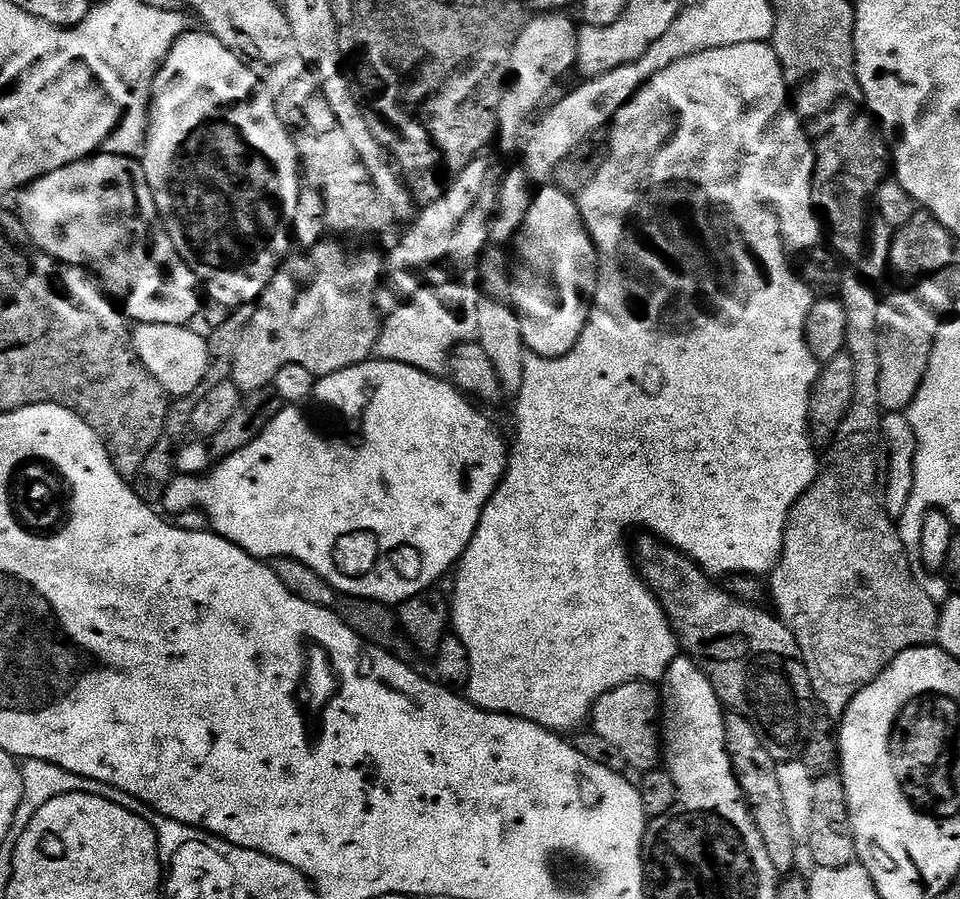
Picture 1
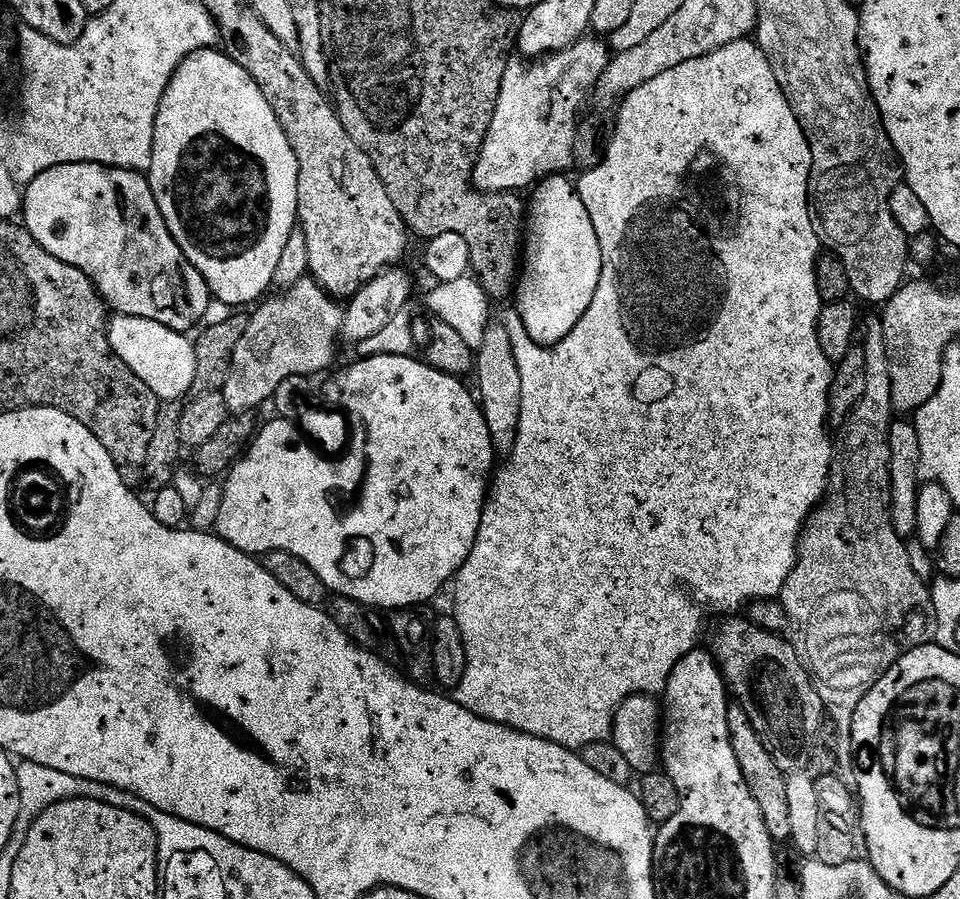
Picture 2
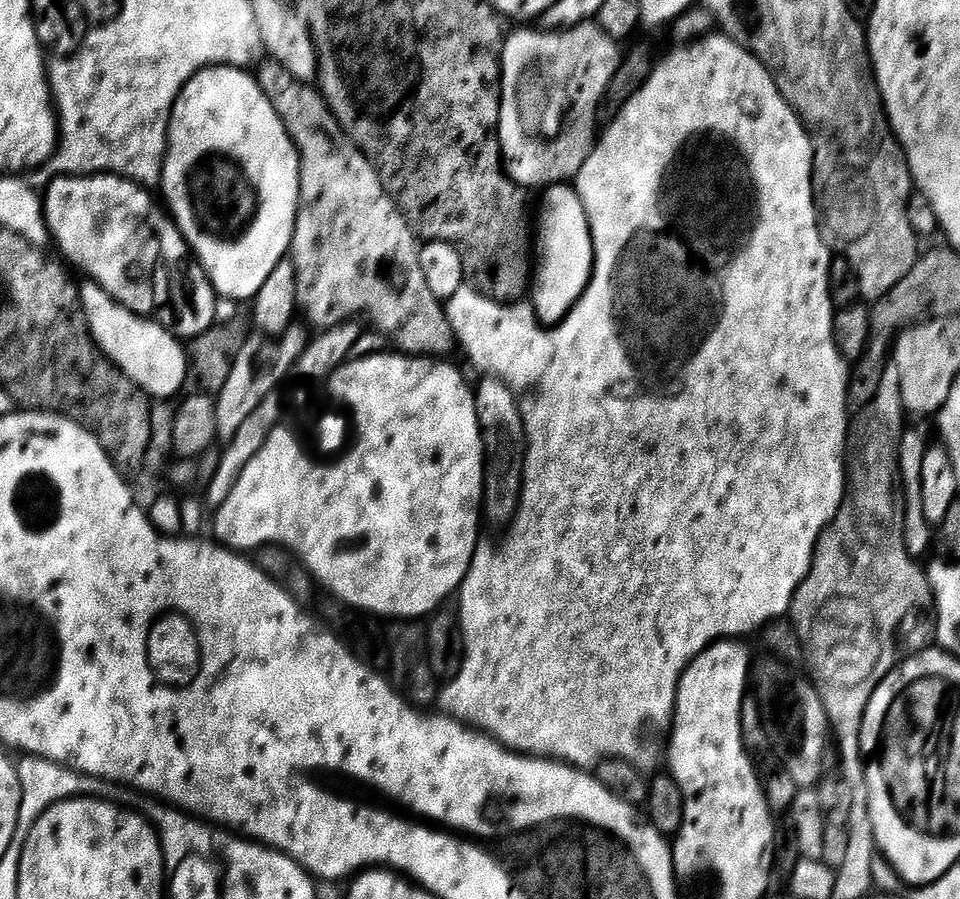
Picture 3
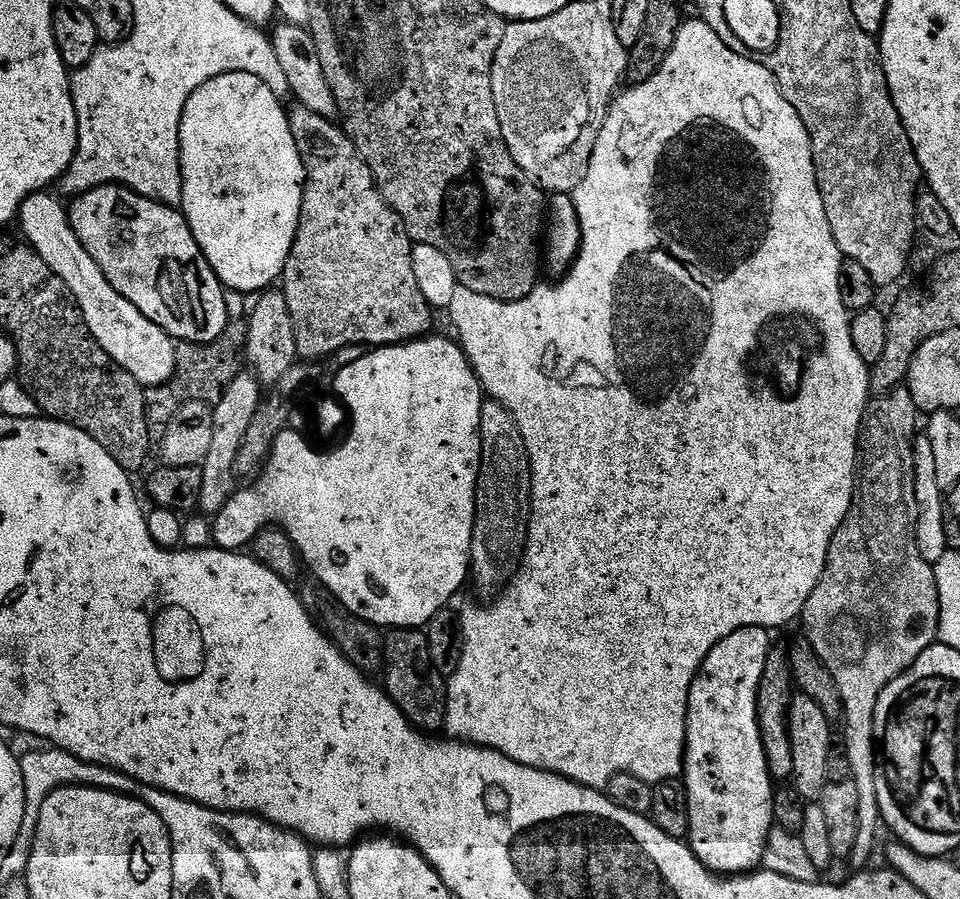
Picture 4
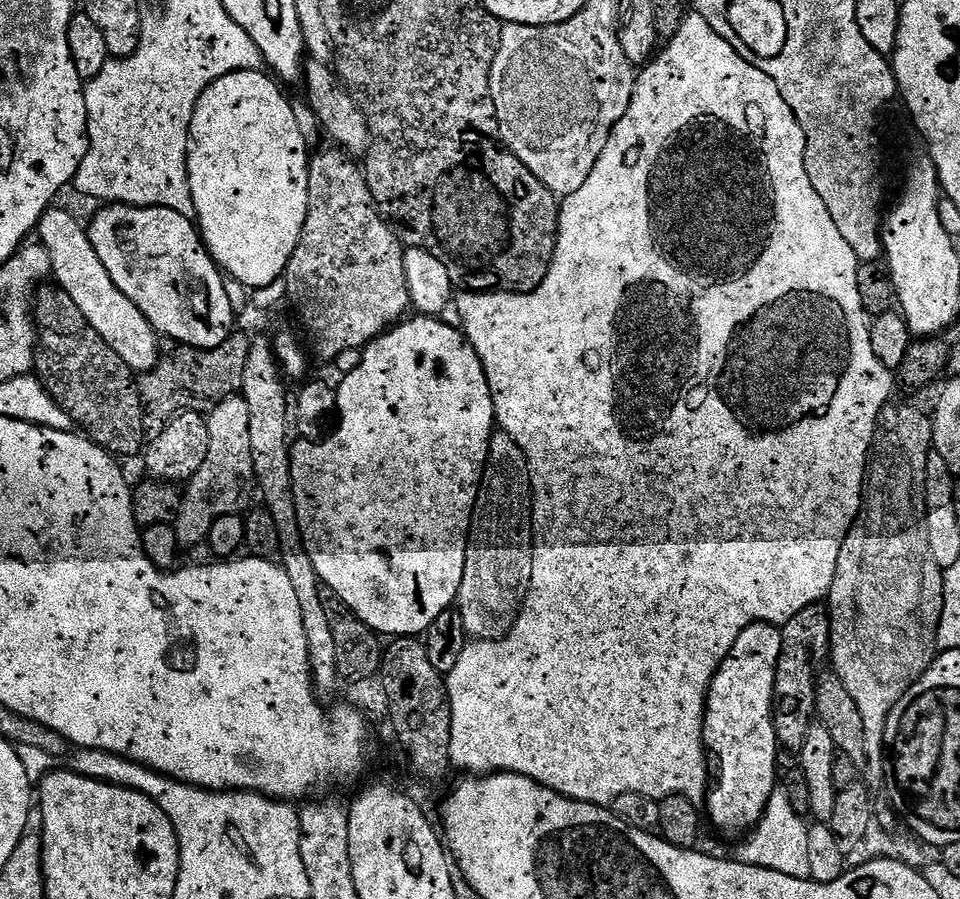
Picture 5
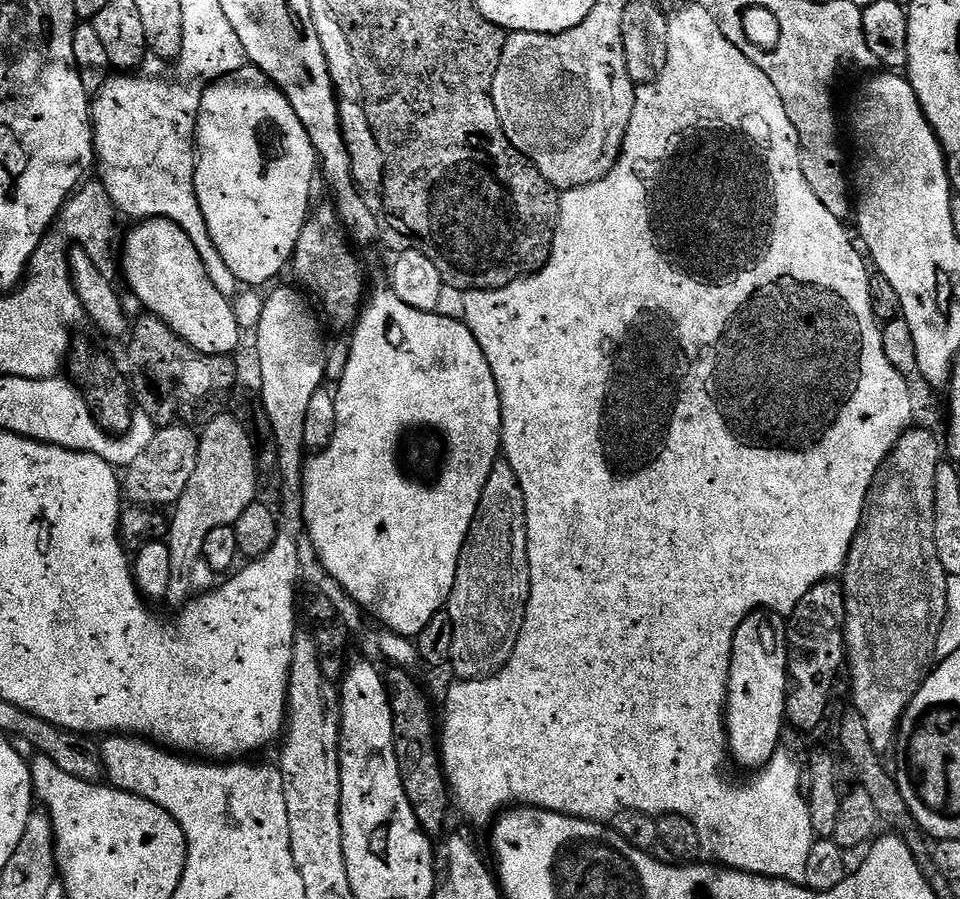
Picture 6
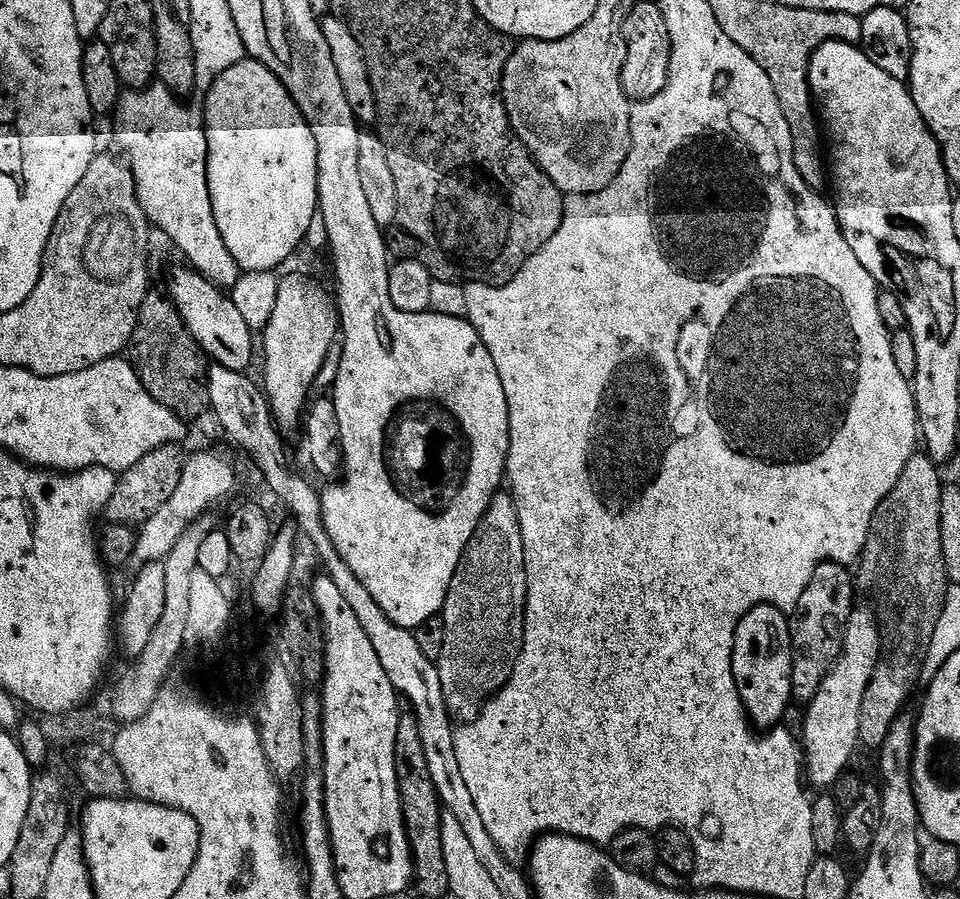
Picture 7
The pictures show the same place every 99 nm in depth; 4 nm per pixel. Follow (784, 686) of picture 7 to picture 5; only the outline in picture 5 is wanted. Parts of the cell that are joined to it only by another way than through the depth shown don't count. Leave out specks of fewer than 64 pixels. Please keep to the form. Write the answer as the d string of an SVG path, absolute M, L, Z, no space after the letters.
M777 625L746 626L708 687L704 707L704 746L710 769L706 816L712 819L714 827L724 832L743 833L755 828L778 788L772 682L782 640Z

